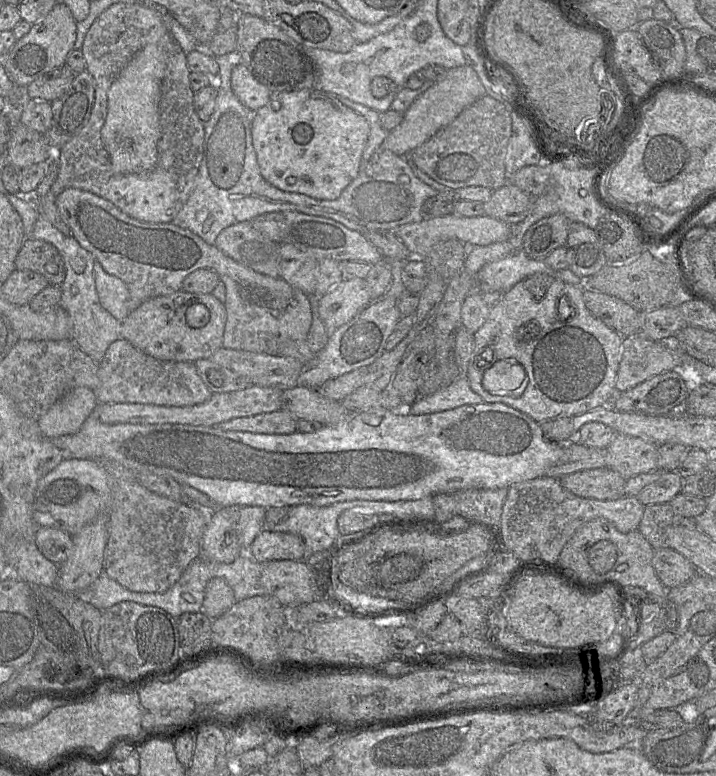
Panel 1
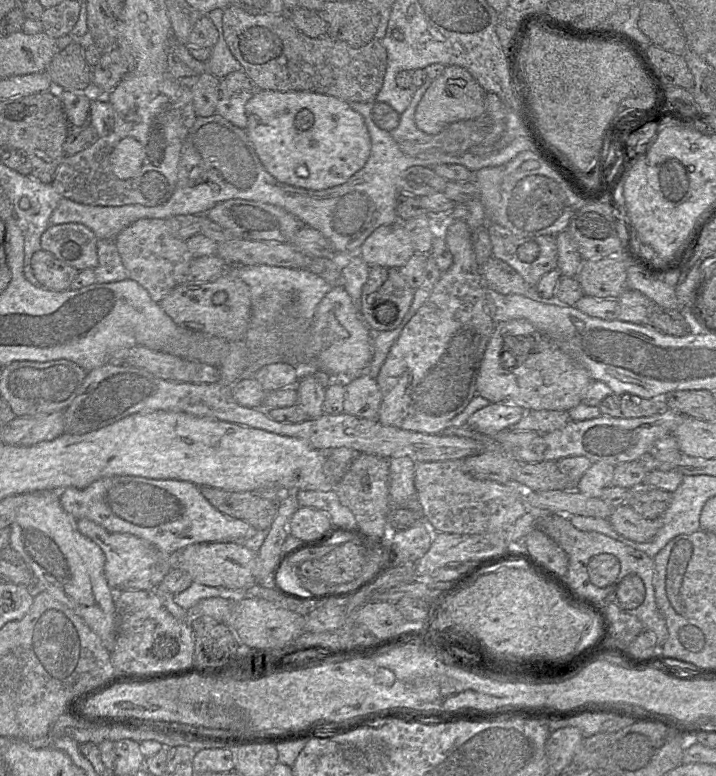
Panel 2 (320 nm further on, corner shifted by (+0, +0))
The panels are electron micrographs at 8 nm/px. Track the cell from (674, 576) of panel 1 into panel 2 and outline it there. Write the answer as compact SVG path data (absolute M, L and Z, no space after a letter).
M628 504L615 508L608 521L617 533L639 543L652 541L657 532L654 520L644 518Z

